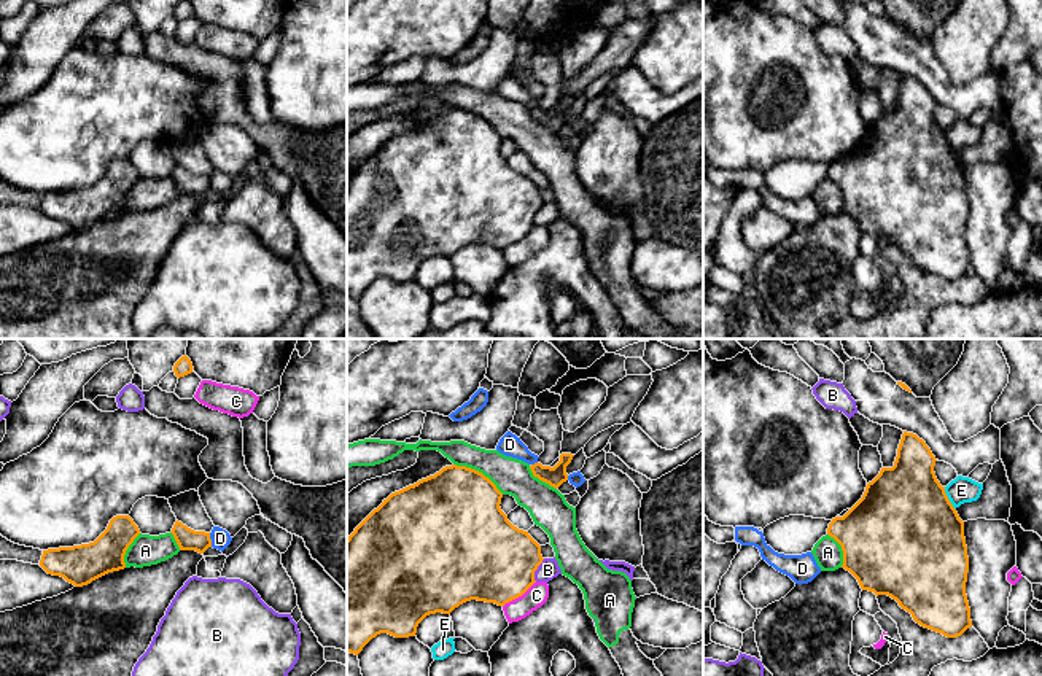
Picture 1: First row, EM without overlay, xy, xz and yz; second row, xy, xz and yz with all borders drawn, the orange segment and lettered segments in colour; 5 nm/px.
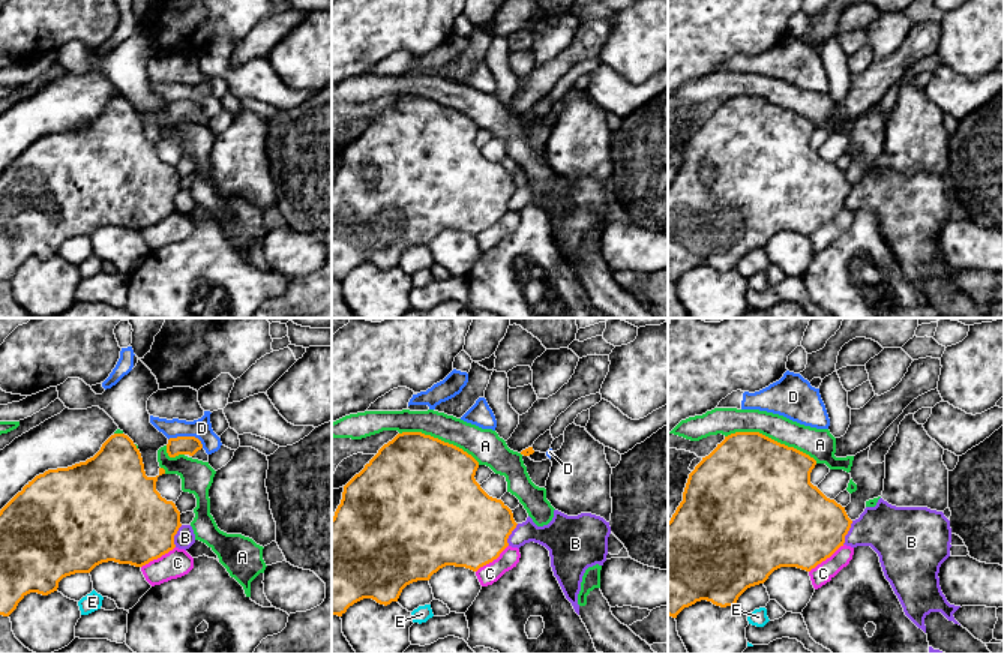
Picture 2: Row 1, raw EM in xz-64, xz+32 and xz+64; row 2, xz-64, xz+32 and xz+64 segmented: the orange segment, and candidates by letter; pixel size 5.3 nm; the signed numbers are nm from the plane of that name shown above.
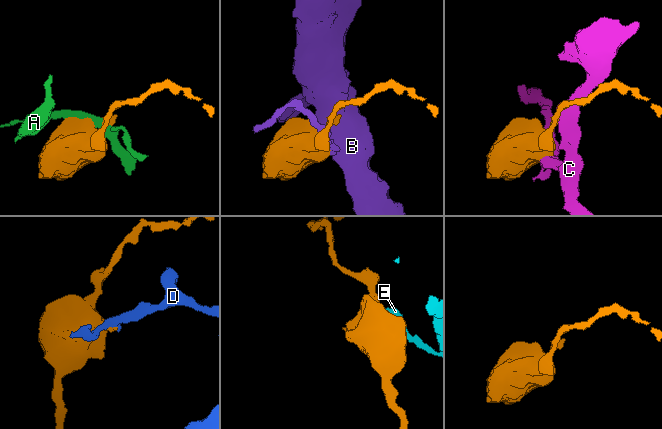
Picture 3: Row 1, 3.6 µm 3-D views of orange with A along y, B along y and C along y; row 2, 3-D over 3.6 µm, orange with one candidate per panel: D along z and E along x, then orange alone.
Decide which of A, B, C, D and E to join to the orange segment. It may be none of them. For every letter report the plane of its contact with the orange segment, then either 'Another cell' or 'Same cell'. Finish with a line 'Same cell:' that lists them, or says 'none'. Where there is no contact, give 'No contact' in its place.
A: Touches orange in xz. Another cell
B: Touches orange in xz. Another cell
C: Touches orange in xz. Another cell
D: Touches orange in xy. Another cell
E: Touches orange in yz. Another cell
Same cell: none

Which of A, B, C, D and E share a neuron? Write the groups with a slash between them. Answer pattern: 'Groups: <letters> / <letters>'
Groups: A / B / C / D / E

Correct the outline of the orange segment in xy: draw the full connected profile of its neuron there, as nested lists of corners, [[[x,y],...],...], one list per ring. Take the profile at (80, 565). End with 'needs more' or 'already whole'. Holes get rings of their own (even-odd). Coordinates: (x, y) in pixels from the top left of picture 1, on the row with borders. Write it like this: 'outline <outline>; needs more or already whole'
outline [[[116,515],[107,530],[89,544],[43,550],[40,566],[52,576],[60,576],[75,587],[126,568],[124,555],[140,534],[129,515]]]; already whole

